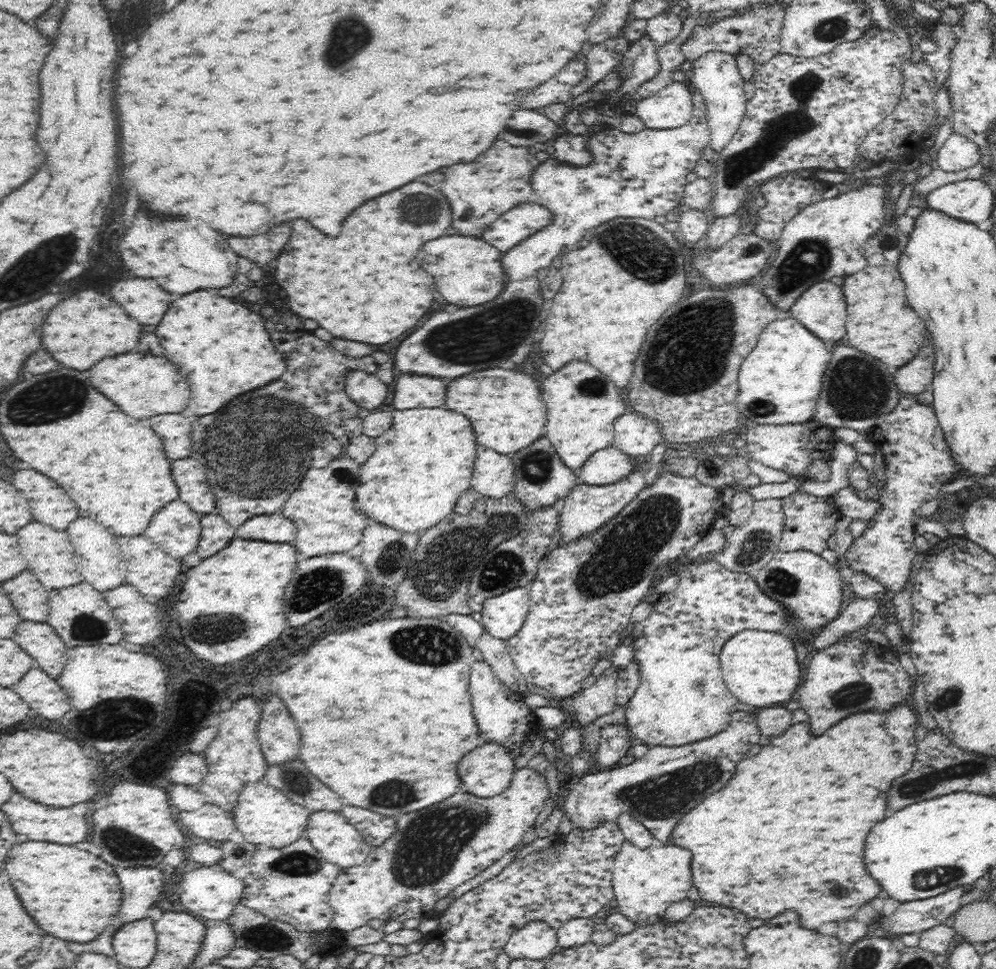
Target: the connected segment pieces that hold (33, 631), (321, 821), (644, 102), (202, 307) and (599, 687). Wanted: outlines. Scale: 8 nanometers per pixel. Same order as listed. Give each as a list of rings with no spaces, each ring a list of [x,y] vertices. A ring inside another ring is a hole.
[[[20,622],[13,639],[46,674],[52,678],[62,674],[62,668],[66,666],[66,646],[52,626],[42,622]]]
[[[340,812],[311,813],[304,836],[328,862],[341,869],[362,864],[371,850],[356,827]]]
[[[673,82],[650,98],[640,99],[635,115],[646,129],[671,129],[685,125],[694,105],[687,82]]]
[[[208,290],[192,292],[176,300],[166,312],[166,316],[162,318],[162,322],[158,324],[156,336],[162,340],[166,358],[170,358],[180,368],[180,372],[188,378],[192,390],[188,408],[196,416],[206,416],[210,412],[216,412],[236,396],[254,390],[256,386],[264,386],[278,380],[278,376],[282,376],[282,372],[286,370],[282,354],[274,348],[270,334],[264,328],[264,320],[258,314],[250,312],[248,308],[240,304],[232,304],[228,298],[214,296]]]
[[[616,668],[606,669],[593,686],[581,689],[573,696],[571,705],[580,726],[587,727],[600,716],[618,711],[617,678]]]

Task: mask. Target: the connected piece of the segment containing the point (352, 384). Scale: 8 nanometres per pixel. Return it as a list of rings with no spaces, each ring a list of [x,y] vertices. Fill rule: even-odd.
[[[350,371],[345,378],[345,392],[351,401],[368,412],[382,406],[388,398],[388,386],[375,374]]]

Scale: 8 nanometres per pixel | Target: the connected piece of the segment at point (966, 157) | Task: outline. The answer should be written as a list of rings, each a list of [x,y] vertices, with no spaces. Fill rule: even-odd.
[[[952,133],[952,135],[938,148],[936,152],[936,164],[940,171],[948,173],[958,172],[972,168],[980,160],[980,149],[970,139]]]

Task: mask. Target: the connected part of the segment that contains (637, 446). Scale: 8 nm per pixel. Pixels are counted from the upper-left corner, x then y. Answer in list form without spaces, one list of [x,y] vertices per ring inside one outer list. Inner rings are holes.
[[[630,410],[615,420],[614,431],[614,447],[632,458],[648,459],[654,447],[664,444],[657,423]]]

